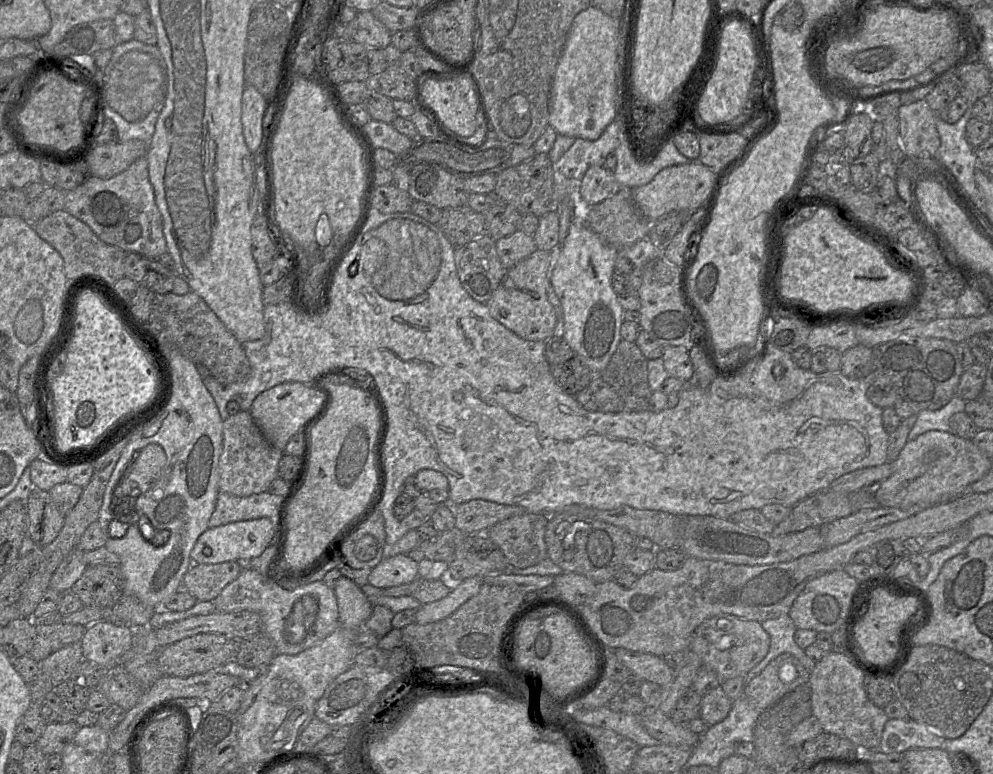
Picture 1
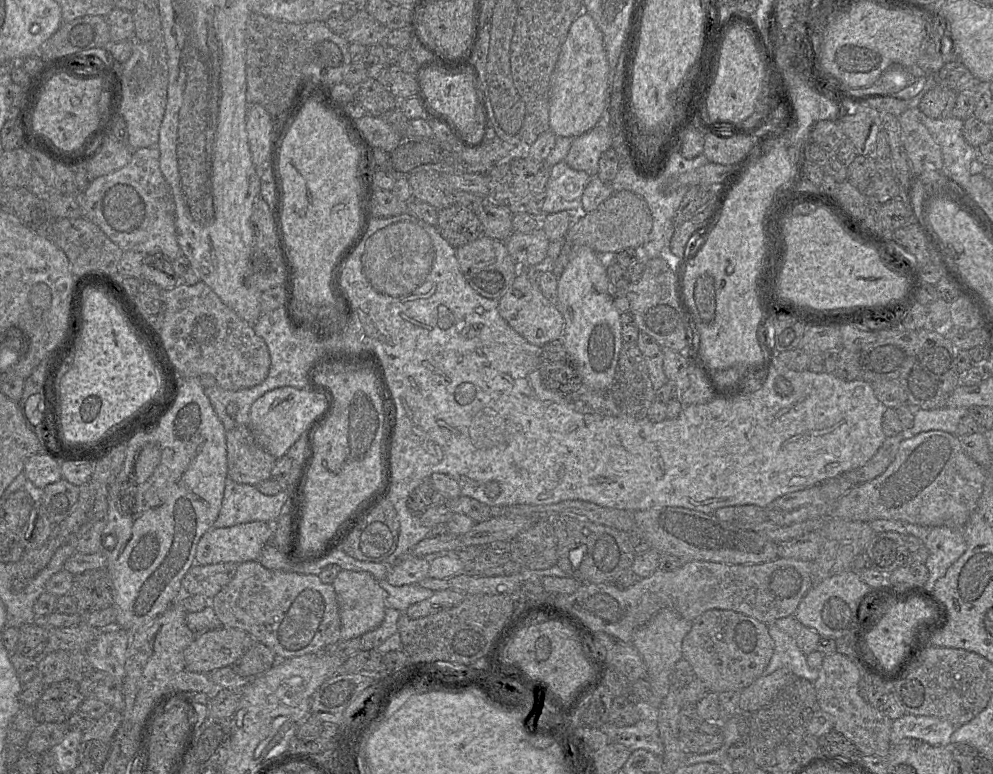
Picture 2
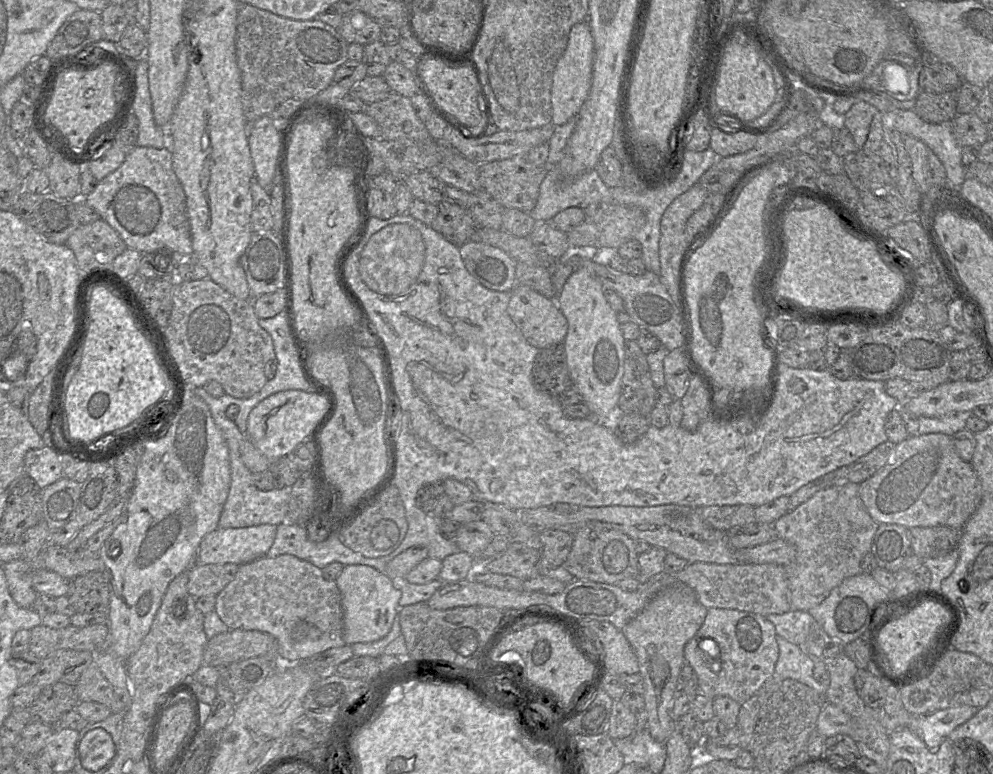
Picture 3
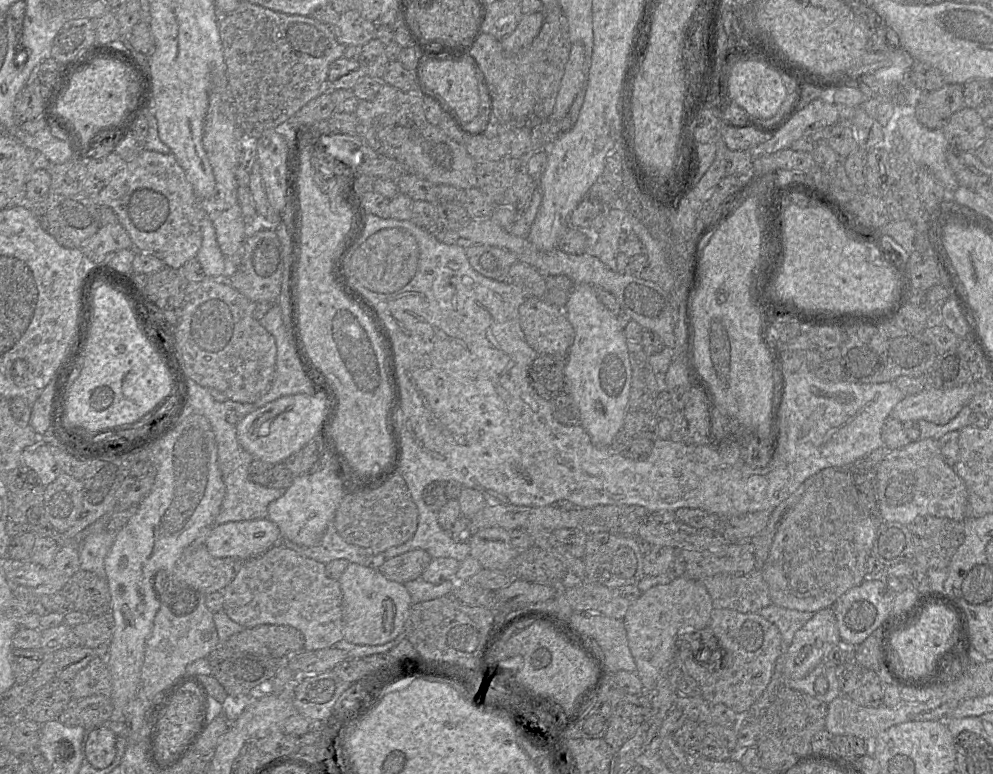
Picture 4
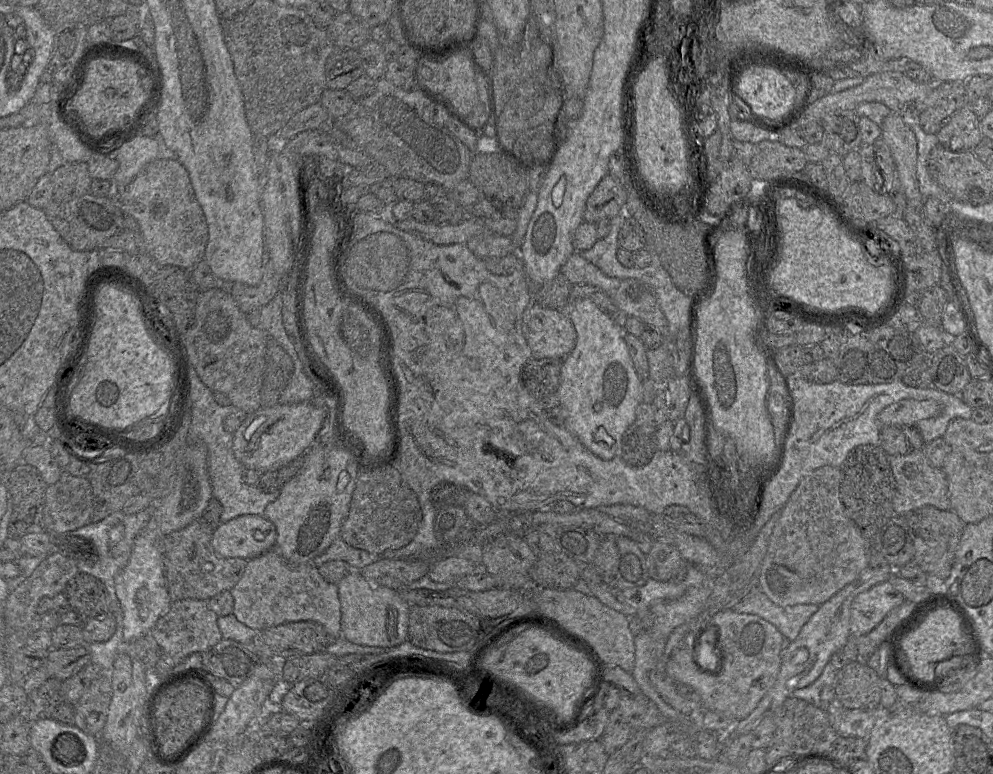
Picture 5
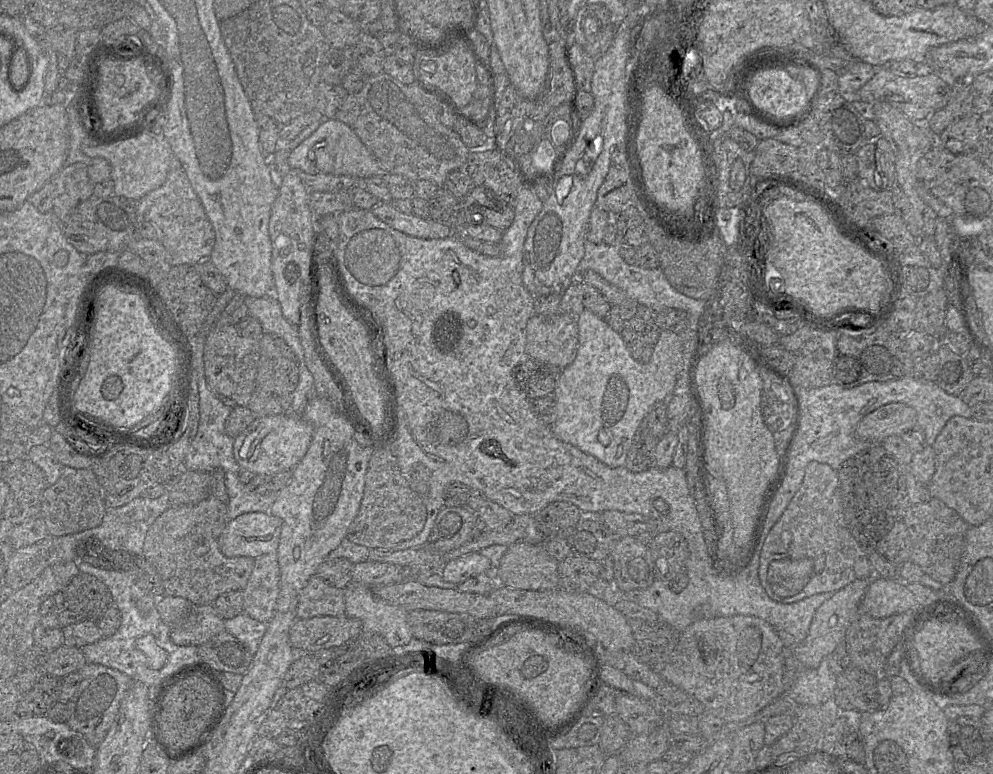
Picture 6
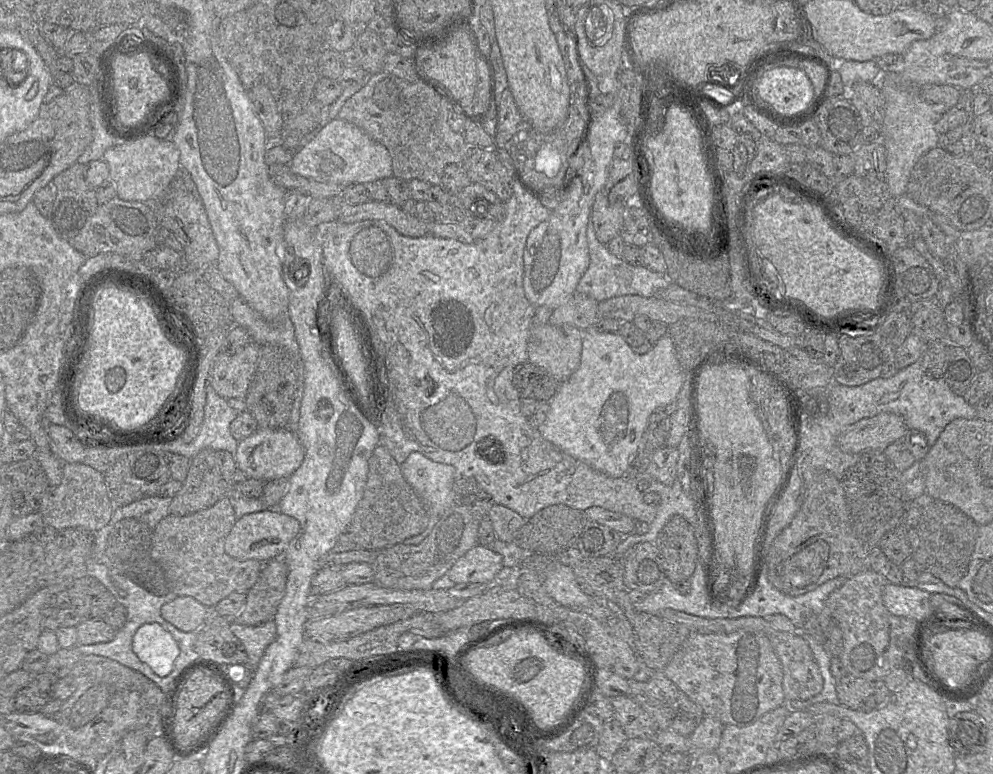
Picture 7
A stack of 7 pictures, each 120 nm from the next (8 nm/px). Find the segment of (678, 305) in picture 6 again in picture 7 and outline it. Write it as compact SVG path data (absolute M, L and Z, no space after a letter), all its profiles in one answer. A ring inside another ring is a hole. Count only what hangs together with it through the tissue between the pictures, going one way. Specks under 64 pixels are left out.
M591 214L587 225L586 237L590 262L576 286L576 292L584 293L597 302L601 302L609 298L629 294L652 297L671 283L665 273L654 272L643 265L633 266L623 258L612 254L607 245L598 241L591 220Z

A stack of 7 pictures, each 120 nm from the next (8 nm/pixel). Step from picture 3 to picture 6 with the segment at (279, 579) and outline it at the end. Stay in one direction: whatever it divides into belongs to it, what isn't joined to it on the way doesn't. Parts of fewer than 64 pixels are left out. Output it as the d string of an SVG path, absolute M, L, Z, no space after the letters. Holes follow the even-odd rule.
M268 553L254 560L253 570L243 595L243 612L263 623L273 615L280 589L280 569L276 553ZM314 574L300 592L297 619L345 615L344 589L336 588Z

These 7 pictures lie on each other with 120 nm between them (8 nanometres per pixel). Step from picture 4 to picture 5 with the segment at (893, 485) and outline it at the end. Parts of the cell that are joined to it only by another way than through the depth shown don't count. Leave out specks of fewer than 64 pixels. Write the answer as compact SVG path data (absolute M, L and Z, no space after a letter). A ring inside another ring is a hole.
M913 449L905 455L889 456L890 467L895 479L893 509L895 515L905 516L909 512L931 505L941 510L950 510L948 480L942 468L934 467L923 449Z

